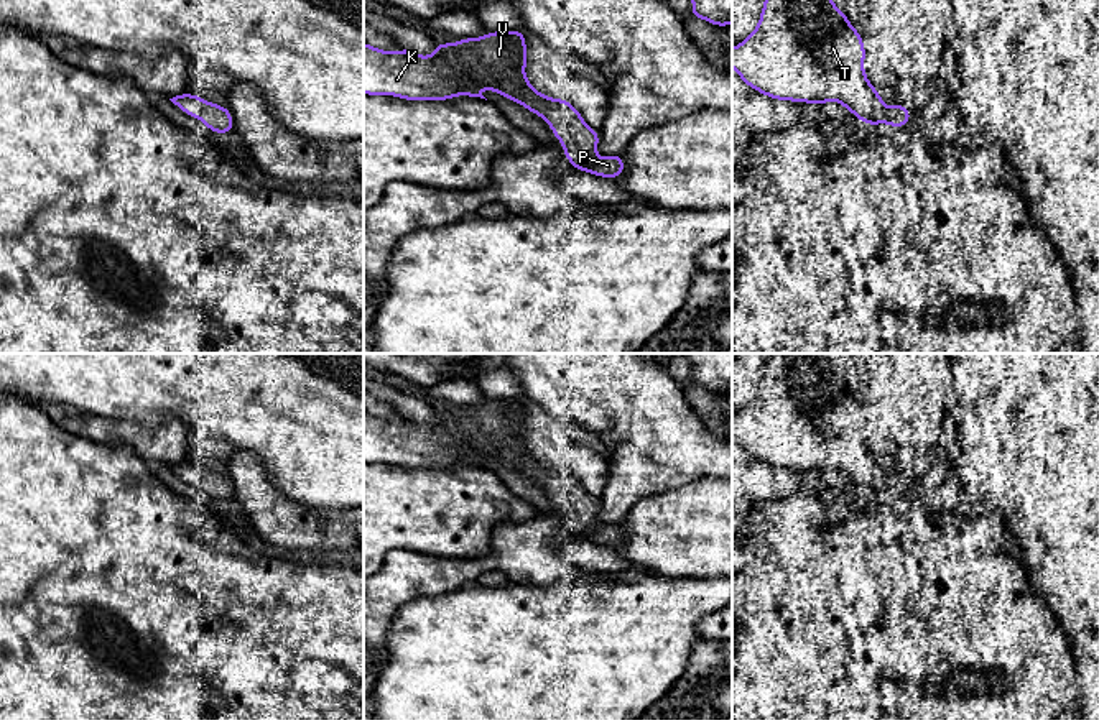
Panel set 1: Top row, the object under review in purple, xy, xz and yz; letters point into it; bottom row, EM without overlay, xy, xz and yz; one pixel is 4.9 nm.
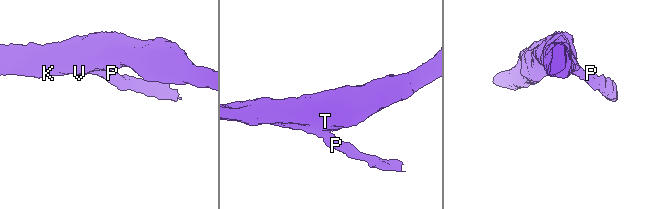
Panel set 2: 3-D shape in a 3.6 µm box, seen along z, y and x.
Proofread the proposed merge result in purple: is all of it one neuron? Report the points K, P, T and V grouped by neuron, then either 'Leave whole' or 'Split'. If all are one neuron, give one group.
Groups: K P T V. Leave whole

